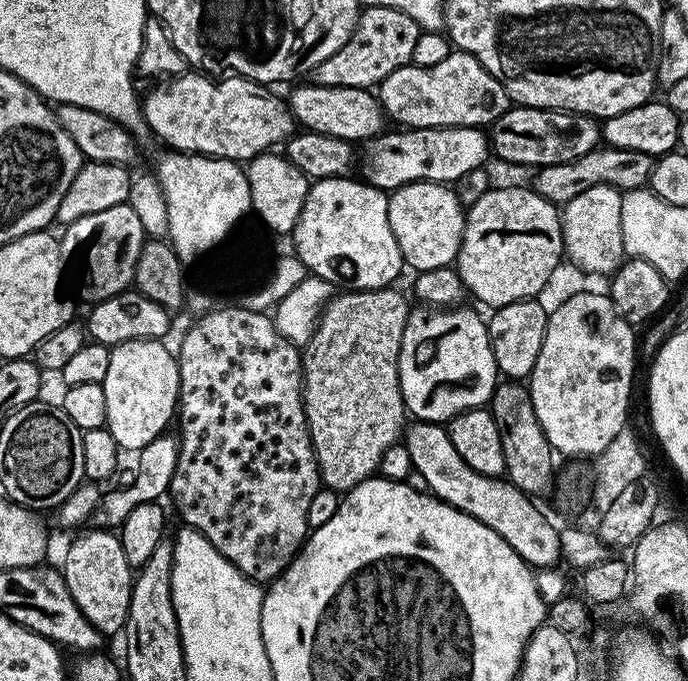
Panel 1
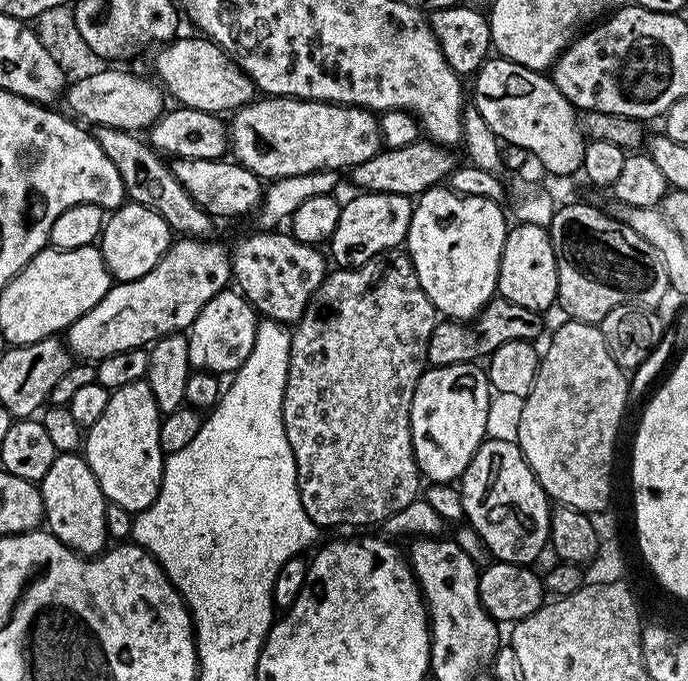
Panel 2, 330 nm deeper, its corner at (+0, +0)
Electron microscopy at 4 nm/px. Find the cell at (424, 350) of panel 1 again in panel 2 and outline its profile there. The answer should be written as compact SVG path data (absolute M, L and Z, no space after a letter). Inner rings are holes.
M479 363L425 367L424 373L418 378L410 410L416 466L425 481L433 484L452 484L459 481L466 466L470 466L470 458L474 458L474 450L478 450L478 446L486 439L487 432L484 431L488 428L488 407L491 406L492 399L494 393L488 382L488 373Z

